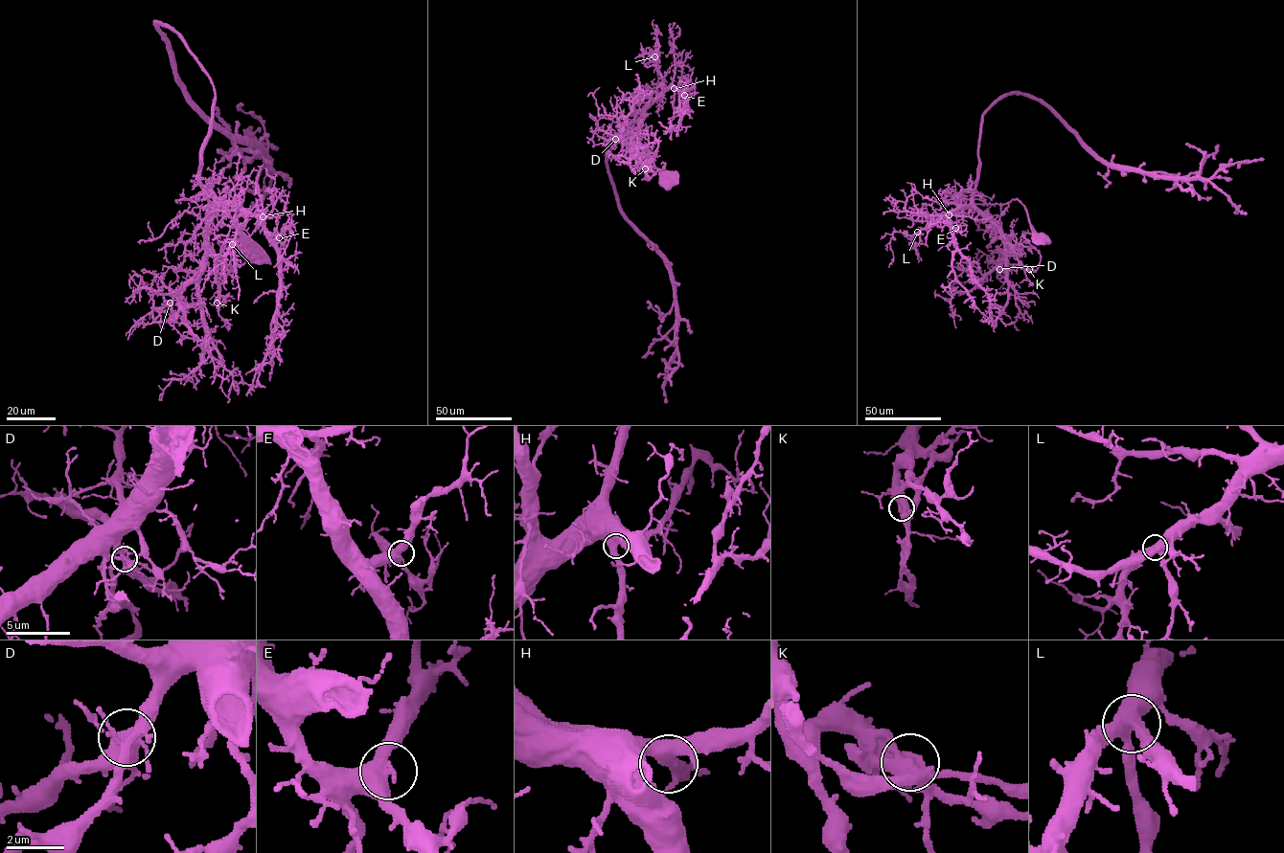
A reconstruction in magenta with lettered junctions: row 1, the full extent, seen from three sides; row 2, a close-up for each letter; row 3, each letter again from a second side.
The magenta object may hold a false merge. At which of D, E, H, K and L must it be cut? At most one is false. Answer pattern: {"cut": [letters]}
{"cut": ["K"]}

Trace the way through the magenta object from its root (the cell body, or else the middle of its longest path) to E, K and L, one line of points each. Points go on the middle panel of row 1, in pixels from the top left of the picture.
E: (667, 183), (656, 168), (644, 166), (631, 149), (634, 119), (671, 87), (684, 95)
K: (667, 183), (631, 148), (634, 119), (640, 112), (645, 168)
L: (667, 183), (656, 168), (644, 166), (631, 148), (635, 116), (662, 87), (654, 56)

